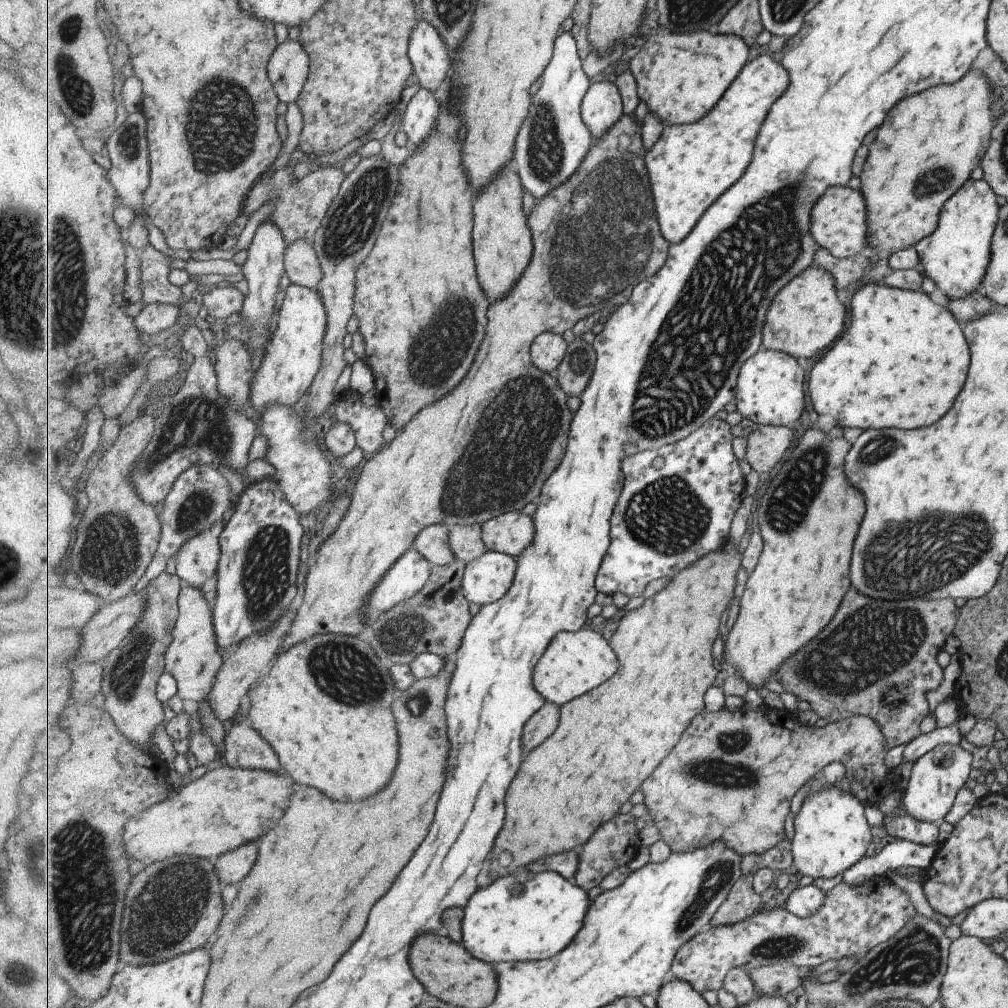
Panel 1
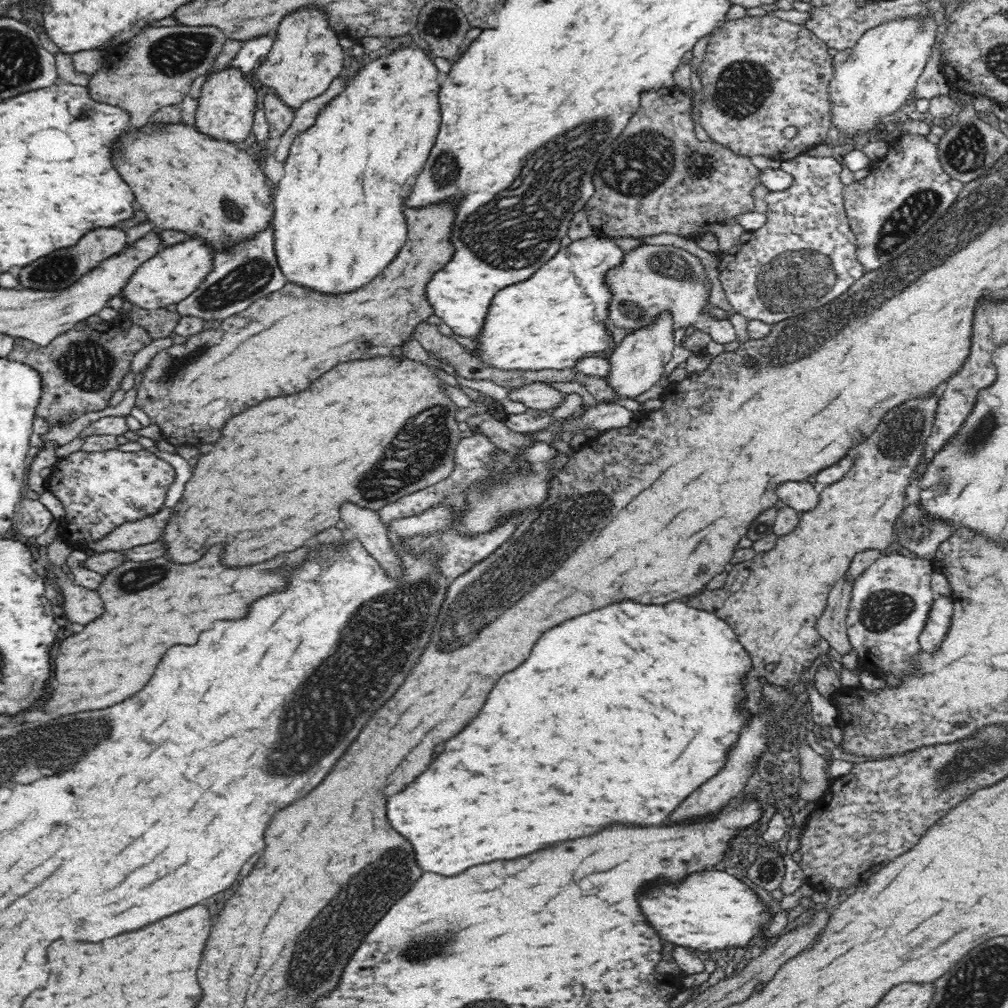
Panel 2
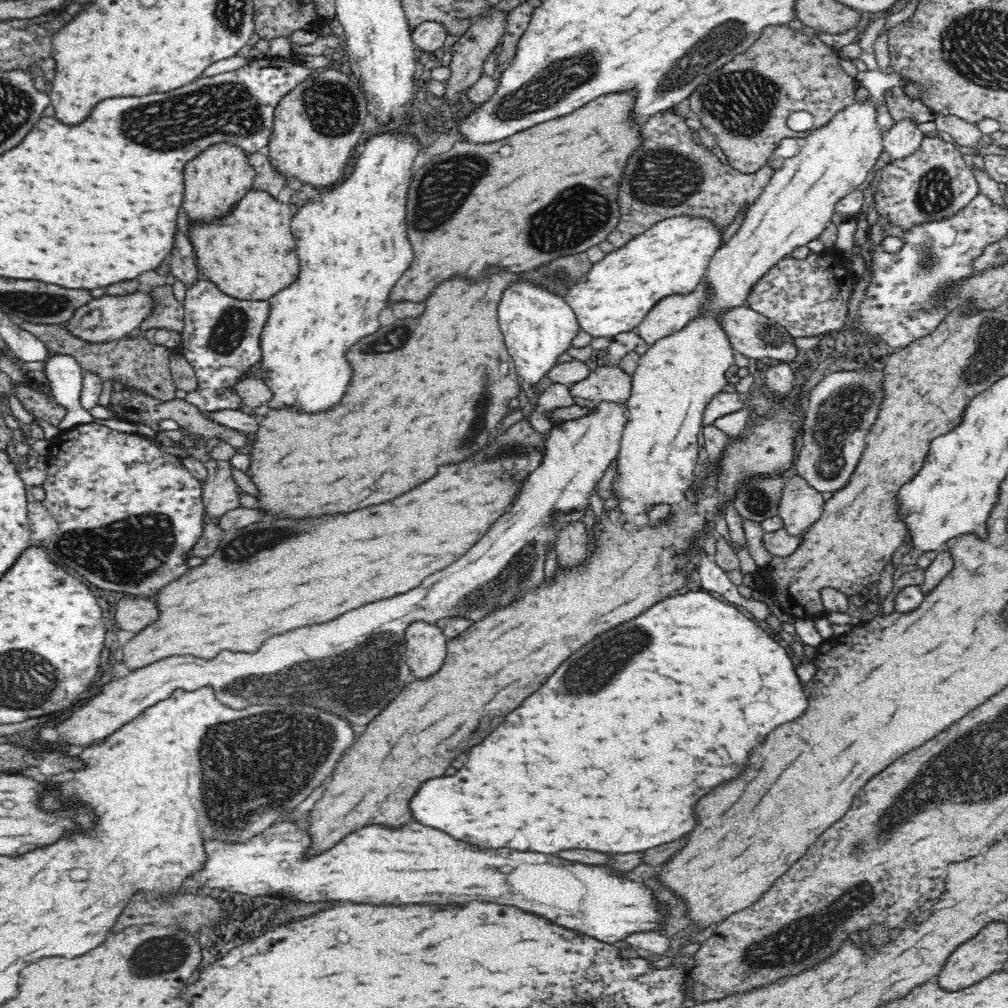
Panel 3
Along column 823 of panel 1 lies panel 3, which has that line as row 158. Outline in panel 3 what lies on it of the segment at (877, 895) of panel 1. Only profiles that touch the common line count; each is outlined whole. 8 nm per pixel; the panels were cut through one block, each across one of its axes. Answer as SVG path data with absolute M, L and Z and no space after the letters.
M938 130L933 133L923 133L915 151L908 156L892 159L879 171L880 180L873 194L874 212L890 226L908 232L914 225L921 225L934 219L949 218L962 207L968 206L972 198L976 198L979 194L979 188L972 170L962 159L962 151L957 144L944 141Z

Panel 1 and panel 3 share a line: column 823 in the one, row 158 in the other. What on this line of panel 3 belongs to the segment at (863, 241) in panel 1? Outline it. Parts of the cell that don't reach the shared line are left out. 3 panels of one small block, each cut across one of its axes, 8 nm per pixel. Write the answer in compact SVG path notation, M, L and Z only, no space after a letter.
M212 146L212 150L204 150L200 158L194 158L186 166L184 210L194 220L214 220L224 216L253 187L255 173L249 162L244 154L240 154L240 150L236 150L236 146Z

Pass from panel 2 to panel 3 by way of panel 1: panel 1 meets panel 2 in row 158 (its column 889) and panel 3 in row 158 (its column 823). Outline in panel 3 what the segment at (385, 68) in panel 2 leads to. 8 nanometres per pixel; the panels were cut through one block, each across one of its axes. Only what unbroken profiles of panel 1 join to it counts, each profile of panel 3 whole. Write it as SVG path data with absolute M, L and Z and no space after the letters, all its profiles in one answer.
M405 128L370 135L352 162L348 178L334 188L320 190L318 198L306 199L292 216L291 233L299 258L299 277L290 287L268 299L270 313L260 336L260 367L251 372L251 376L260 377L274 393L269 407L298 402L314 412L342 398L350 380L350 366L344 360L346 348L378 330L378 312L386 306L390 290L412 262L412 246L406 236L406 196L420 149L418 136Z

